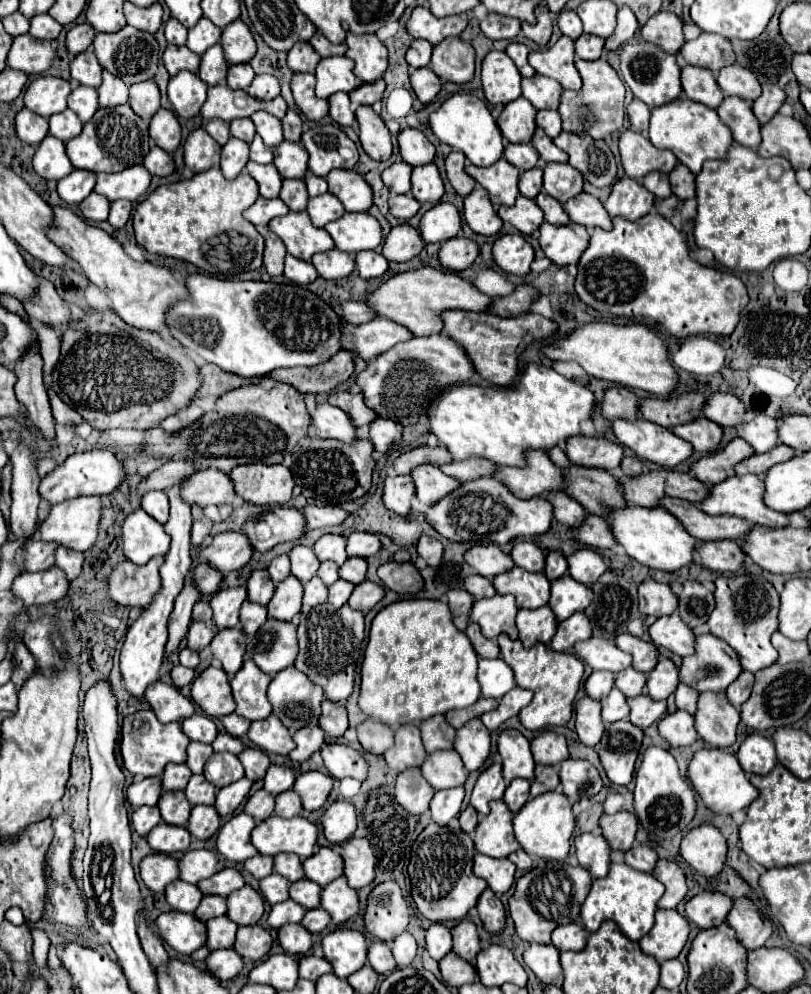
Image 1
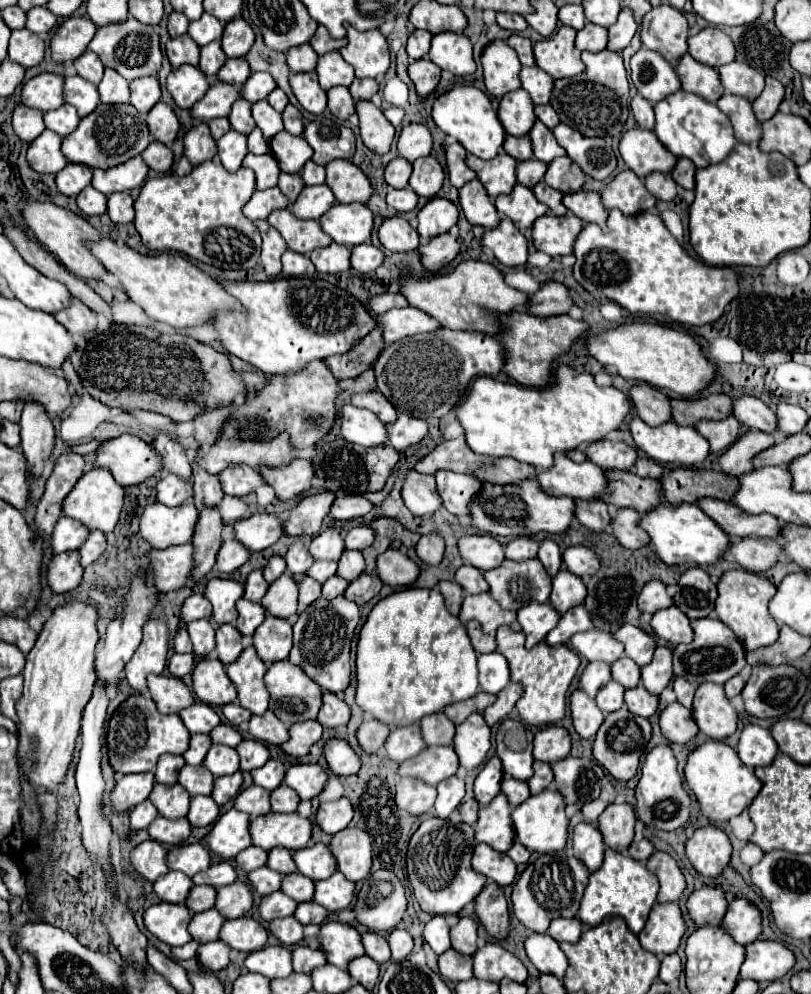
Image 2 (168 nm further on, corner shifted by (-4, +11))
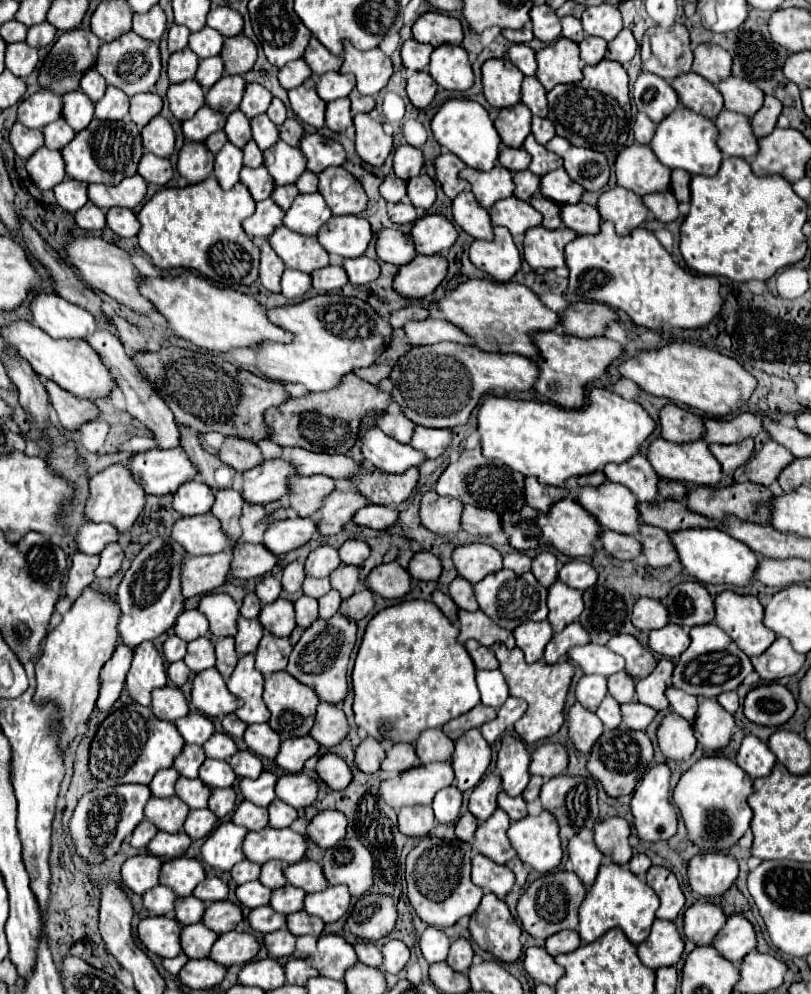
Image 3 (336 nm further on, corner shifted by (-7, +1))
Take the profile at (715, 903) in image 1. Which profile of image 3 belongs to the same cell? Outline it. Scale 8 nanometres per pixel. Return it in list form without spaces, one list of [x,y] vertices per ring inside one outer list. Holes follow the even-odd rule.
[[[696,901],[684,911],[684,935],[696,945],[712,945],[724,923],[726,915],[722,909],[708,901]]]

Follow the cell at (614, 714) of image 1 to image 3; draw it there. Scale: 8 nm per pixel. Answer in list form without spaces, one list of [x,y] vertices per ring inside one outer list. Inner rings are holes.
[[[606,695],[606,697],[604,697],[604,701],[602,701],[602,705],[598,707],[596,715],[602,719],[604,727],[614,729],[614,727],[618,727],[618,725],[620,725],[620,703],[618,703],[618,701],[614,701],[614,697]]]

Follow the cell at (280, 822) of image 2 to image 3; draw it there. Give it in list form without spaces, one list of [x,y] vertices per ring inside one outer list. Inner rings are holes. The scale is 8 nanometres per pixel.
[[[266,827],[262,831],[250,831],[242,845],[244,857],[264,865],[270,859],[284,861],[286,865],[298,863],[306,851],[306,839],[292,829],[272,829]]]

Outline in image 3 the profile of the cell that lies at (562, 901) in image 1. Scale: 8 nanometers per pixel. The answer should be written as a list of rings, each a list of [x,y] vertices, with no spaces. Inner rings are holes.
[[[552,871],[544,877],[536,879],[526,893],[518,901],[518,917],[522,921],[524,931],[528,931],[532,937],[550,937],[564,929],[576,929],[578,927],[578,907],[582,899],[586,897],[586,889],[582,881],[572,871]]]

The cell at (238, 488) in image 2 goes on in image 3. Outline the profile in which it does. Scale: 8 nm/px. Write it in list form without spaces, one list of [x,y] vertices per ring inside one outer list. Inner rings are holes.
[[[268,459],[262,465],[244,473],[244,499],[248,503],[264,505],[288,495],[288,481],[294,477],[294,465],[280,459]]]

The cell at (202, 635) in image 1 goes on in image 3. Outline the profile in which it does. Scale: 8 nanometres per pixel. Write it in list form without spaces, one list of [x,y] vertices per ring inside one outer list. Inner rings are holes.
[[[198,637],[188,643],[188,653],[184,657],[184,663],[190,667],[190,671],[200,673],[204,669],[214,667],[216,655],[214,655],[214,645],[208,637]]]

